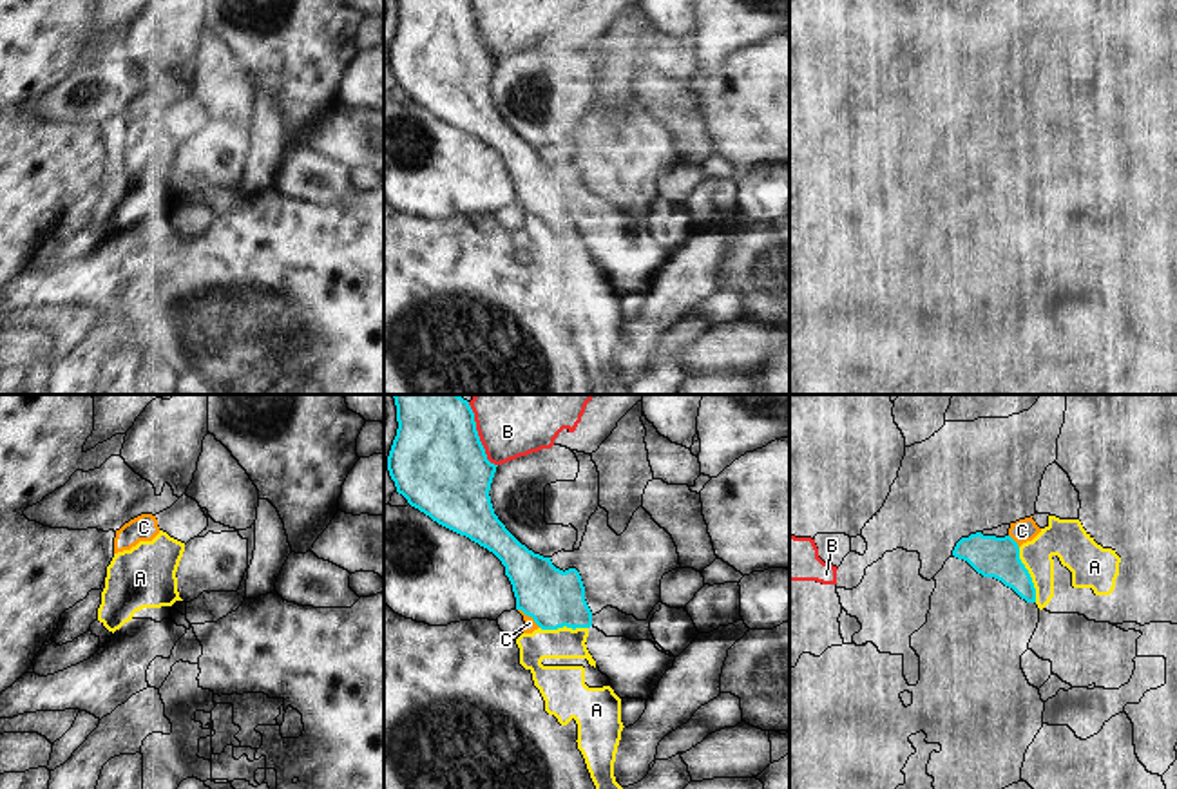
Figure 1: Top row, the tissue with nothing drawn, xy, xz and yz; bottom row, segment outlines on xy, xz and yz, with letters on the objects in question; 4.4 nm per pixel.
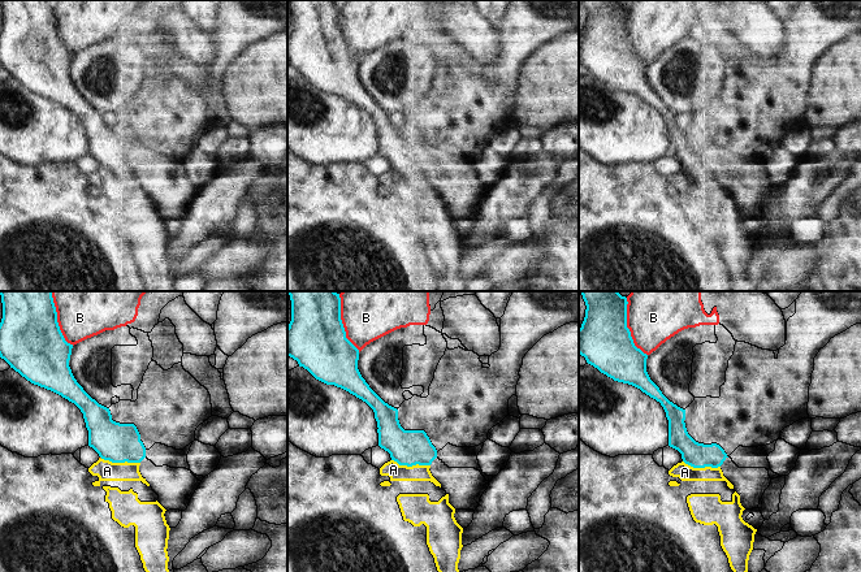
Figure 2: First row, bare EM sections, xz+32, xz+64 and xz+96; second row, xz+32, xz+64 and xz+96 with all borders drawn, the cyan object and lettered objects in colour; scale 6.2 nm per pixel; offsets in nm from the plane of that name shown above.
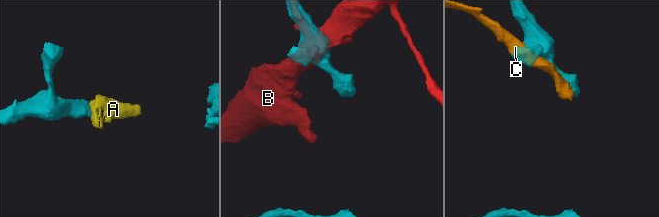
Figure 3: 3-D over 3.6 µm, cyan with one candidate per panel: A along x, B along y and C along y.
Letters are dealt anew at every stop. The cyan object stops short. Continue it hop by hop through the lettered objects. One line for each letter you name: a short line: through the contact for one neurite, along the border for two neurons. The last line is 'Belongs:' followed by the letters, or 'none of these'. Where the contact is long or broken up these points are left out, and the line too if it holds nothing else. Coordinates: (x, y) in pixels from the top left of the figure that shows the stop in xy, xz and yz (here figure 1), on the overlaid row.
Belongs: none of these

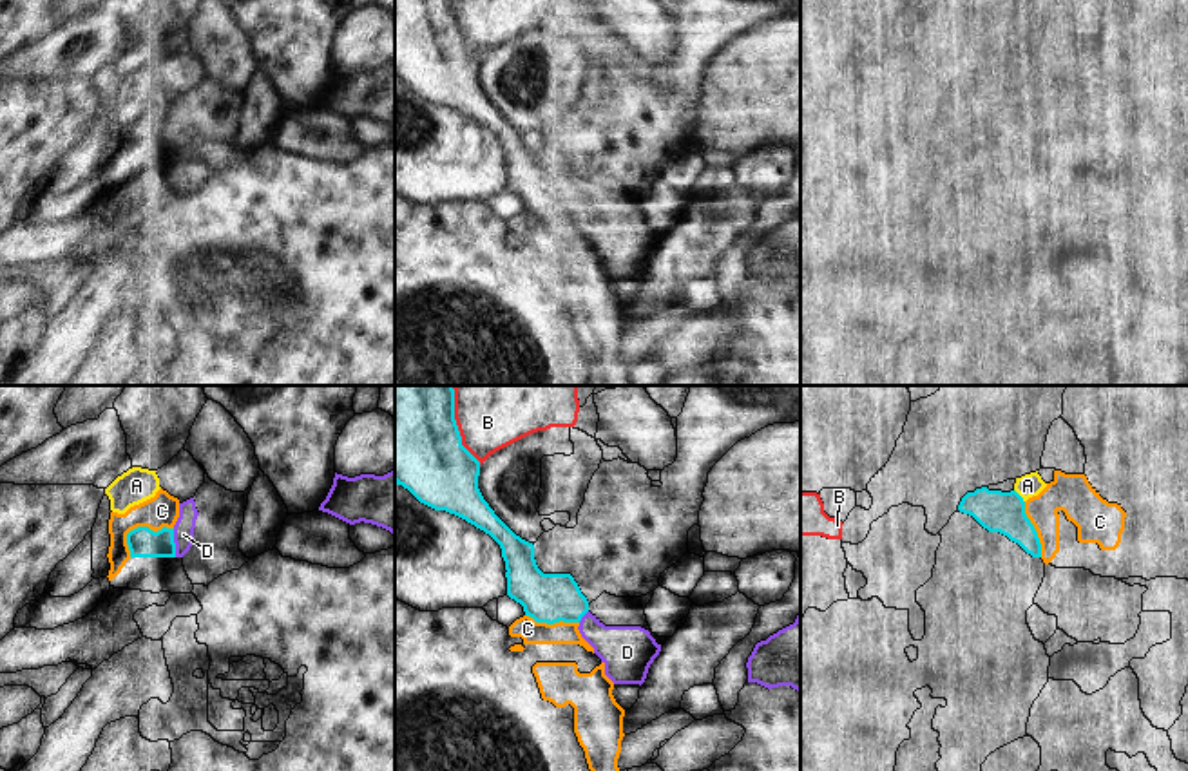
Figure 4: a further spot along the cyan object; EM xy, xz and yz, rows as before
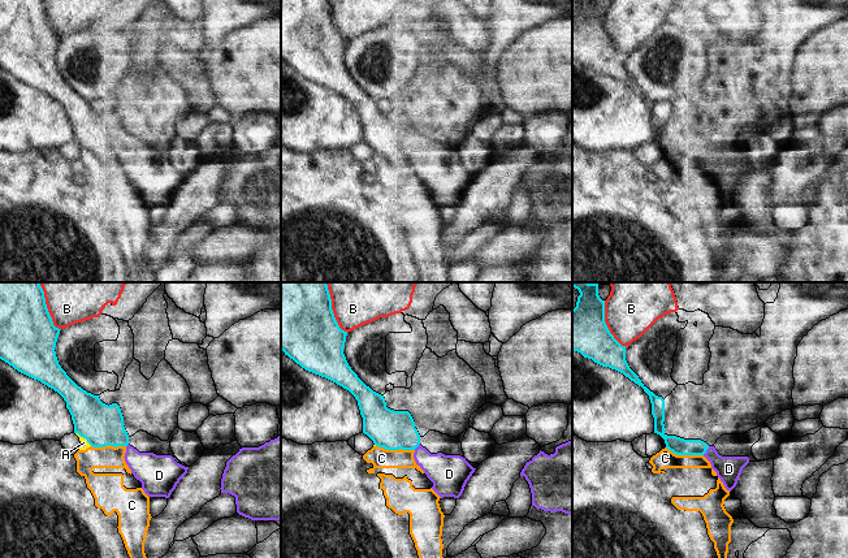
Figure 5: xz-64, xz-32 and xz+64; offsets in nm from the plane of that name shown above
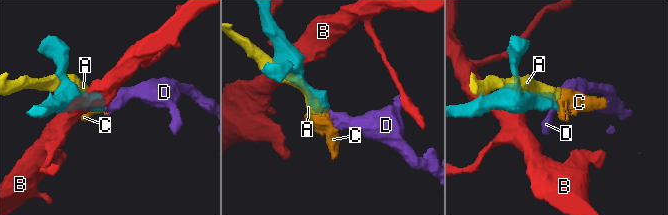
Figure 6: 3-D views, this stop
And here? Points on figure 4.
D: line xy (142, 542), (174, 543), (183, 531)
Belongs: D

